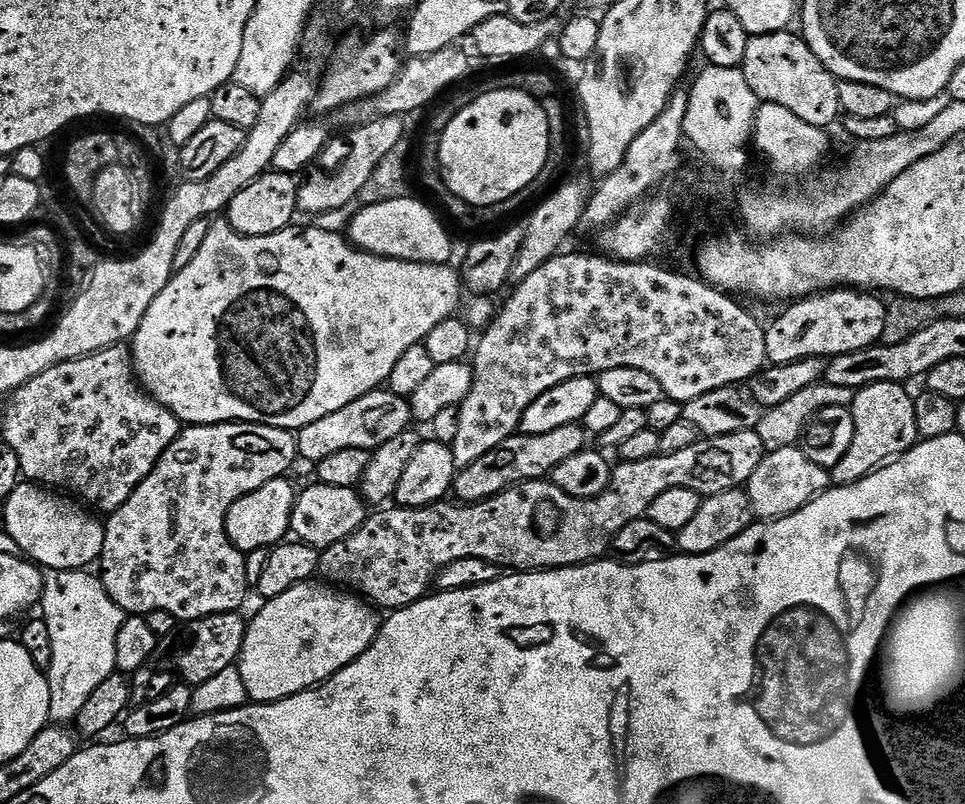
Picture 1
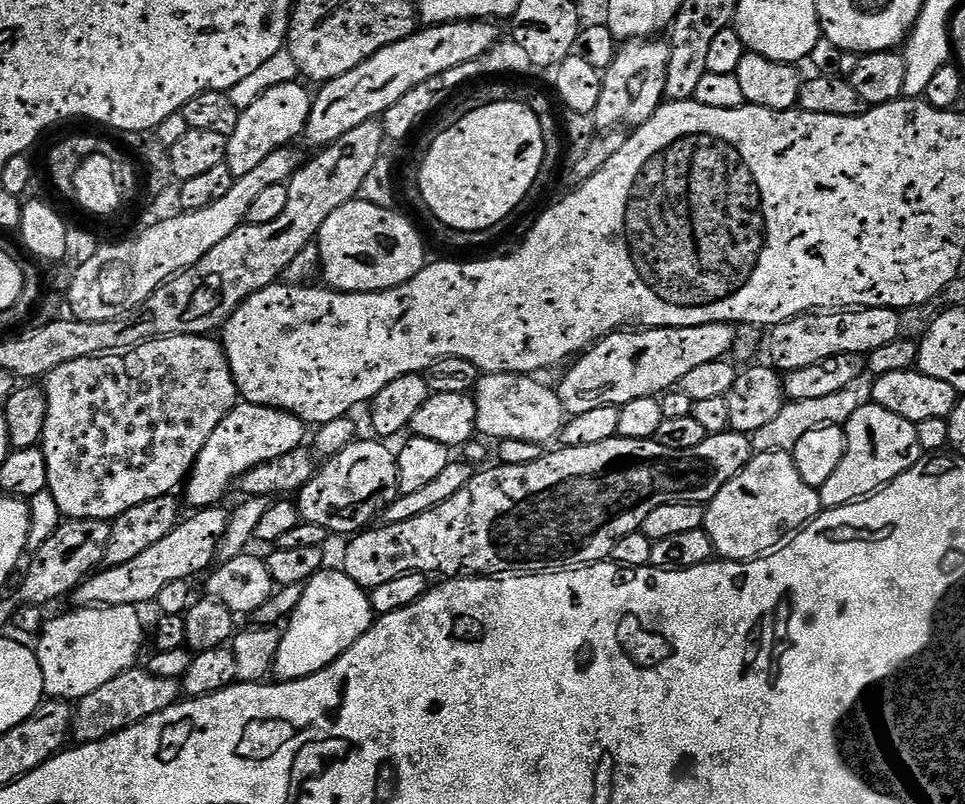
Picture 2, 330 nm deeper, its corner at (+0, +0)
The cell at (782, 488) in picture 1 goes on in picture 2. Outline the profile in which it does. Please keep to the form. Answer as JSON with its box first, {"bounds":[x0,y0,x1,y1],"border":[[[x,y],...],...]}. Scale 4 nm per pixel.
{"bounds":[703,452,822,560],"border":[[[756,452],[752,461],[743,468],[704,509],[703,530],[710,538],[712,551],[722,560],[759,560],[776,551],[789,538],[805,528],[822,511],[821,493],[803,480],[795,455],[791,452]]]}

